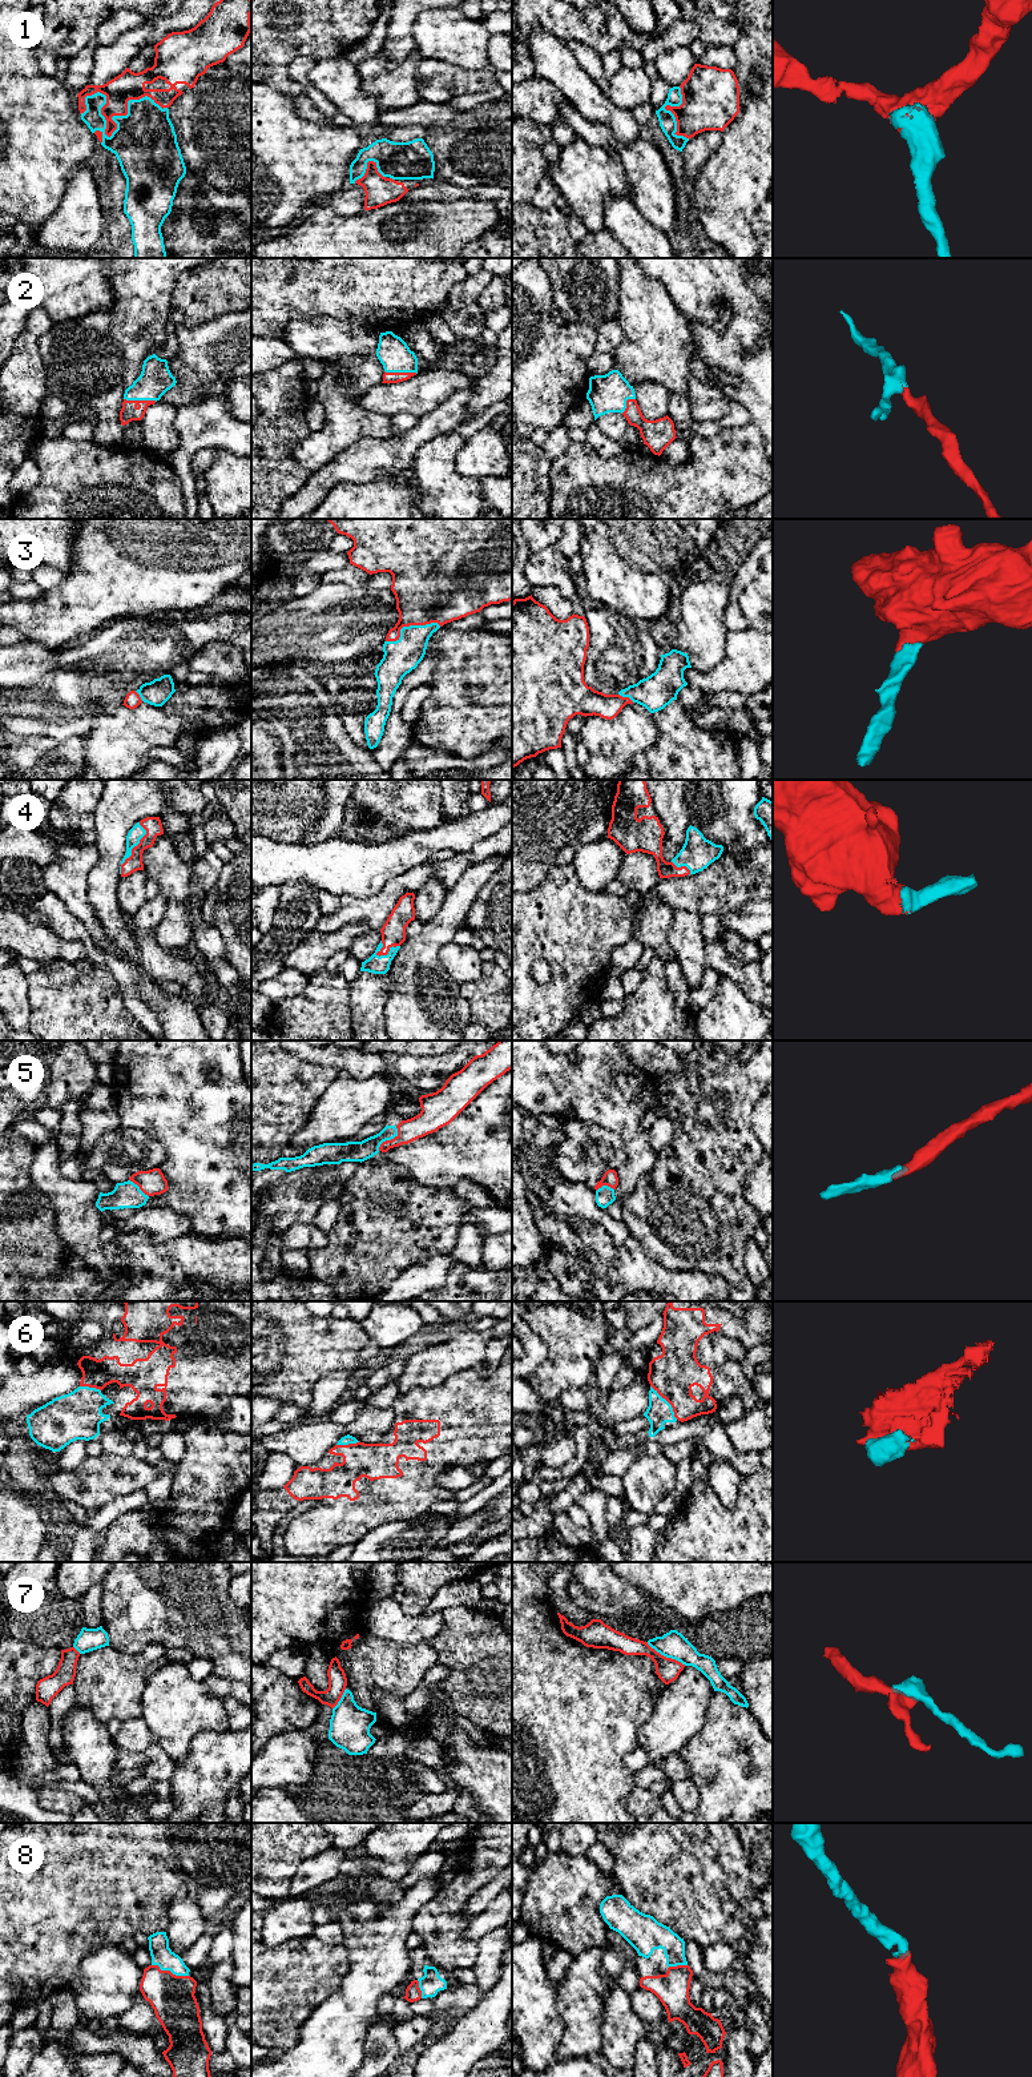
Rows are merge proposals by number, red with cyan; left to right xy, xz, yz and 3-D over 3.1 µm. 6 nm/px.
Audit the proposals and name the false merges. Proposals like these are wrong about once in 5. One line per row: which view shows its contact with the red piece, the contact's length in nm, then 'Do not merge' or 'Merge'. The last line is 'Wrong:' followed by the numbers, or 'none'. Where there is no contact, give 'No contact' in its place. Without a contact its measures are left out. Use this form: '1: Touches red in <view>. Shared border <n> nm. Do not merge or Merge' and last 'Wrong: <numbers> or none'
1: Touches red in xy. Shared border 550 nm. Merge
2: Touches red in xy. Shared border 200 nm. Merge
3: Touches red in xz. Shared border 340 nm. Merge
4: Touches red in xy. Shared border 340 nm. Merge
5: Touches red in xz. Shared border 190 nm. Merge
6: Touches red in yz. Shared border 260 nm. Merge
7: Touches red in yz. Shared border 280 nm. Do not merge
8: Touches red in xy. Shared border 240 nm. Merge
Wrong: 7

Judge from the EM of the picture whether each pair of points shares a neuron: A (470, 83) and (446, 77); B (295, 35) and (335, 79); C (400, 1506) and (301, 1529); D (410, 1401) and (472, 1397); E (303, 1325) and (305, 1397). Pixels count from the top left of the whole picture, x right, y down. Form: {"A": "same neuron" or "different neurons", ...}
{"A": "same neuron", "B": "different neurons", "C": "same neuron", "D": "same neuron", "E": "same neuron"}

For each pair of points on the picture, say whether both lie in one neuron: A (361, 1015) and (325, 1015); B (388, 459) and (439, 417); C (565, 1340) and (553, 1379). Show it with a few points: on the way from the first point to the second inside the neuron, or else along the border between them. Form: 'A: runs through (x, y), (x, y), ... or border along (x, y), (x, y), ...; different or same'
A: border along (349, 985), (351, 1026); different
B: runs through (400, 449), (426, 429); same
C: runs through (565, 1349), (565, 1367), (563, 1369); same

